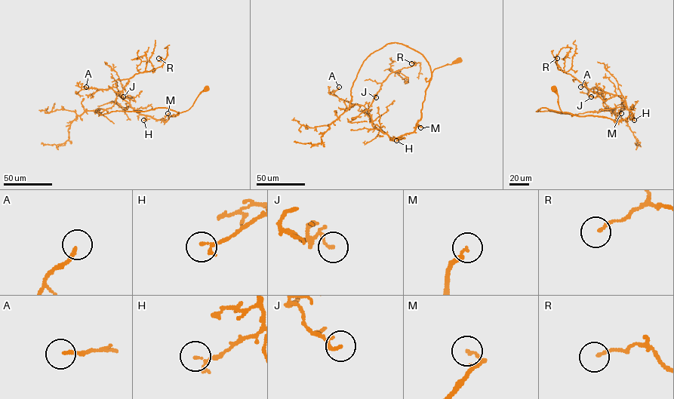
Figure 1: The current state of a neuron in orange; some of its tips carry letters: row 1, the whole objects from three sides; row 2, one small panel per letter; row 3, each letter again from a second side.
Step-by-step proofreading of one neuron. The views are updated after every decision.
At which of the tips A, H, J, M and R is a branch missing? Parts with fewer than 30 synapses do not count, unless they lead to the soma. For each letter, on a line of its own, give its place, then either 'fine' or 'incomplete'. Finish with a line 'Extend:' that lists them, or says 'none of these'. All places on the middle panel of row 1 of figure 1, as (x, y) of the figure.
A: (339, 87) | fine
H: (396, 140) | fine
J: (376, 97) | fine
M: (420, 127) | incomplete
R: (411, 63) | fine
Extend: M

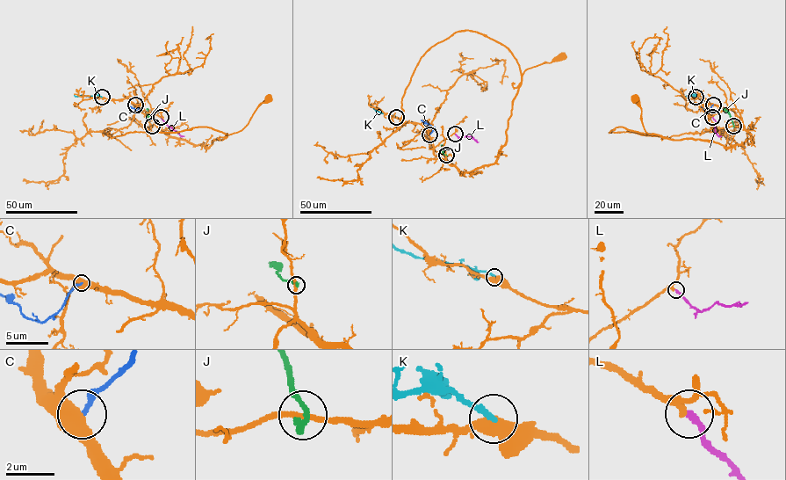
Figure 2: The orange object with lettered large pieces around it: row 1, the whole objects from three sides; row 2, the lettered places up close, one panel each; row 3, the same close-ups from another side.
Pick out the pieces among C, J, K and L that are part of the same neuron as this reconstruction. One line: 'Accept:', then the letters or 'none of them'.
Accept: L

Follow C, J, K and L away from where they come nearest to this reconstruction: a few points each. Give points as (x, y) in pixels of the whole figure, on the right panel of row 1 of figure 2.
C: (713, 105), (706, 111), (698, 106)
J: (733, 126), (729, 112), (724, 109)
K: (695, 97), (681, 95)
L: (712, 117), (716, 121), (715, 132), (720, 136)

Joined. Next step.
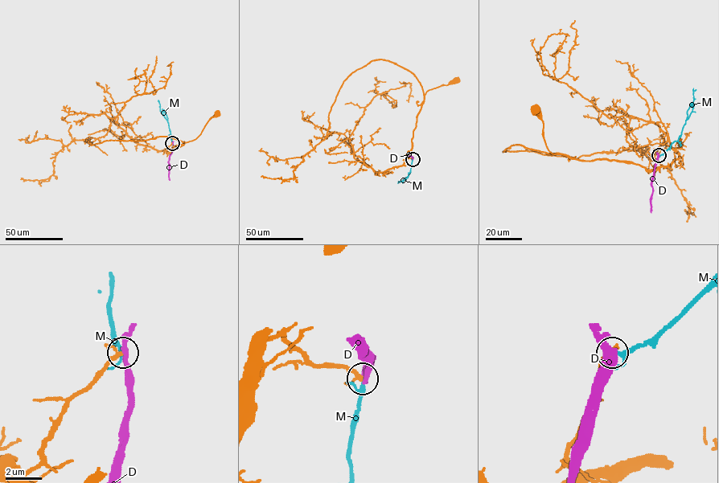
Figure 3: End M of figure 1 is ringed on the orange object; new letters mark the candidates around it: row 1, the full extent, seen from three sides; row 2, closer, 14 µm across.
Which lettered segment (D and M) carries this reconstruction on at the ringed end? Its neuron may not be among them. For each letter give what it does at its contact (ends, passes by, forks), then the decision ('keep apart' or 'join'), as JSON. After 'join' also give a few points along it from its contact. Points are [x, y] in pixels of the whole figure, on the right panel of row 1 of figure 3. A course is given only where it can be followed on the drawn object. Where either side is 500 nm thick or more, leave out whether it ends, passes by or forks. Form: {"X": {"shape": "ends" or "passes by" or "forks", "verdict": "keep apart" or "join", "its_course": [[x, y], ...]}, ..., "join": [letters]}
{"D": {"shape": "passes by", "verdict": "keep apart"}, "M": {"shape": "passes by", "verdict": "join", "its_course": [[659, 155], [681, 134], [692, 111], [693, 92], [696, 89]]}, "join": ["M"]}

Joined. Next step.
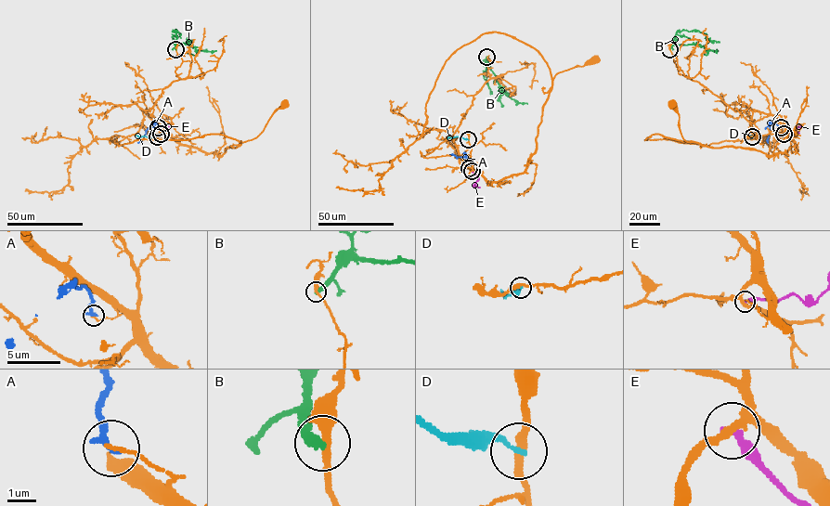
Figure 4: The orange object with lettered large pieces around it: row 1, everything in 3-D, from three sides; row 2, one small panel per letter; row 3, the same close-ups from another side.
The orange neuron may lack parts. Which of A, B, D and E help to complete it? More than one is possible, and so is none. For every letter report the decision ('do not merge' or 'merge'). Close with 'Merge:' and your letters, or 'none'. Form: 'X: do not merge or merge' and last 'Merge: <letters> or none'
A: do not merge
B: do not merge
D: do not merge
E: do not merge
Merge: none

